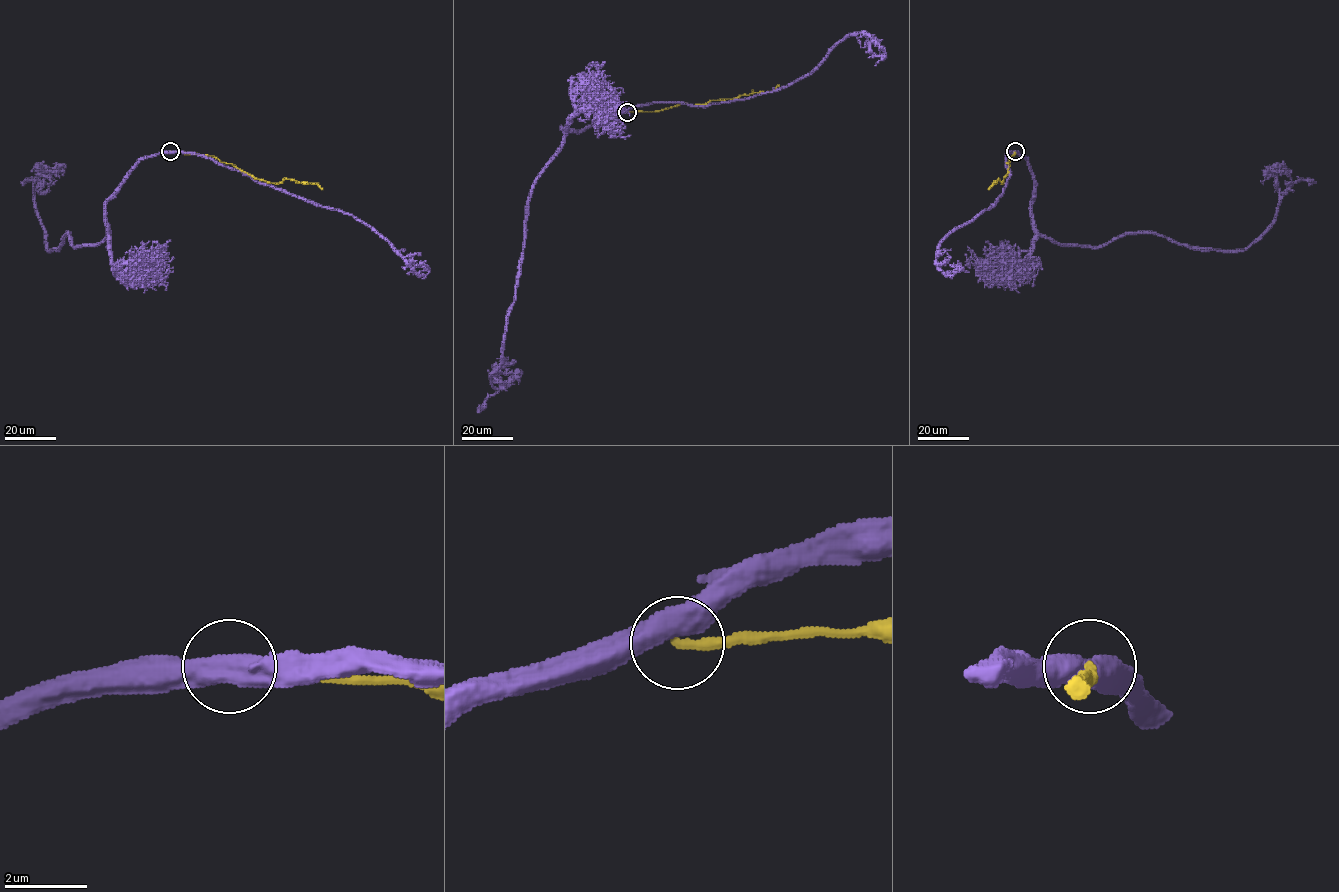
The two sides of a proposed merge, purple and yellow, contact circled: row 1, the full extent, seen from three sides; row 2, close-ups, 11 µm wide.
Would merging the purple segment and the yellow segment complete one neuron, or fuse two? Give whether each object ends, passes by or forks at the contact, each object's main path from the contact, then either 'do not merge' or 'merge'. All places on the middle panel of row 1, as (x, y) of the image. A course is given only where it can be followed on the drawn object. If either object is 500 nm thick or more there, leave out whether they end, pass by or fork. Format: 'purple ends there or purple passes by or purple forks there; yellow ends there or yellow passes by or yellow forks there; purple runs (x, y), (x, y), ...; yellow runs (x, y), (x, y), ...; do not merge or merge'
purple runs (626, 111), (584, 129), (562, 128), (561, 148), (534, 185), (502, 360), (490, 375), (521, 372), (518, 377); yellow runs (626, 112), (652, 112), (683, 103), (703, 105), (712, 100), (772, 91), (779, 84); do not merge

